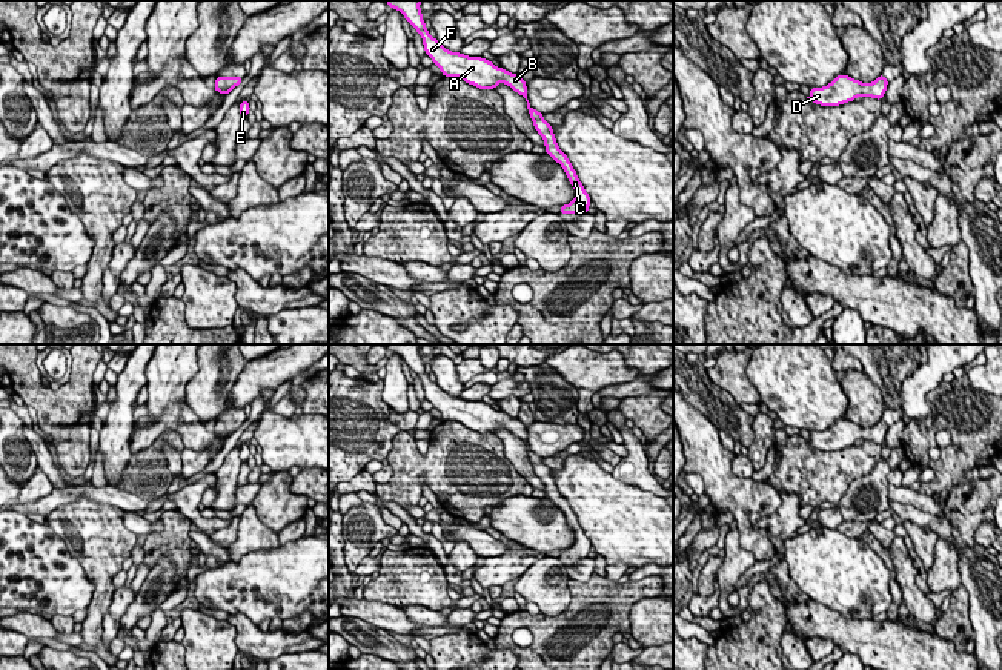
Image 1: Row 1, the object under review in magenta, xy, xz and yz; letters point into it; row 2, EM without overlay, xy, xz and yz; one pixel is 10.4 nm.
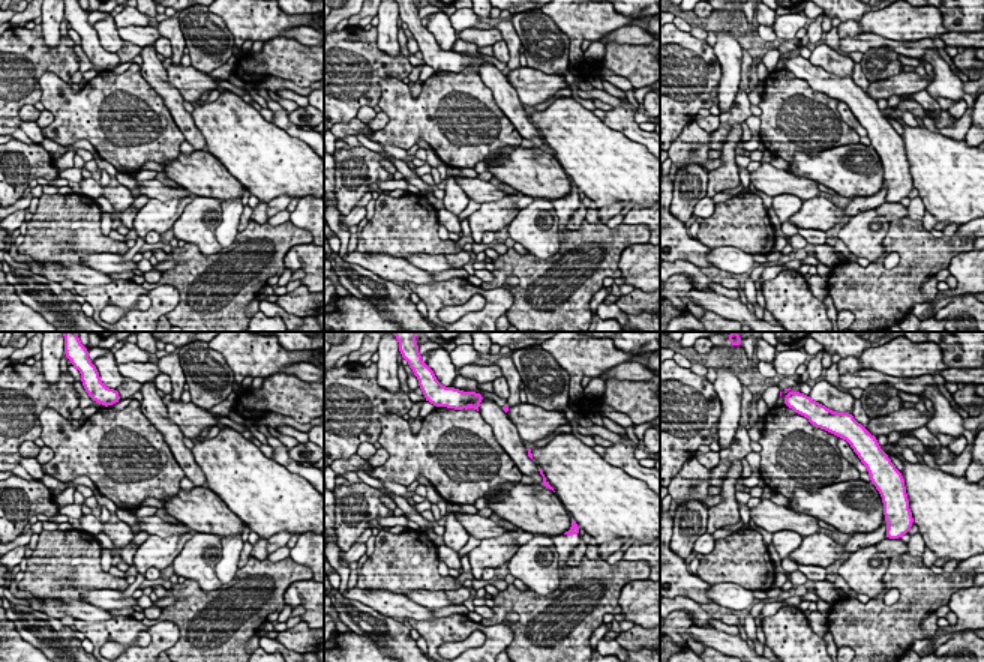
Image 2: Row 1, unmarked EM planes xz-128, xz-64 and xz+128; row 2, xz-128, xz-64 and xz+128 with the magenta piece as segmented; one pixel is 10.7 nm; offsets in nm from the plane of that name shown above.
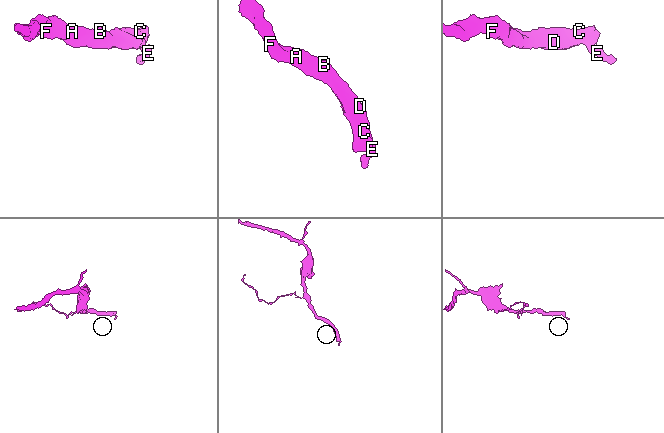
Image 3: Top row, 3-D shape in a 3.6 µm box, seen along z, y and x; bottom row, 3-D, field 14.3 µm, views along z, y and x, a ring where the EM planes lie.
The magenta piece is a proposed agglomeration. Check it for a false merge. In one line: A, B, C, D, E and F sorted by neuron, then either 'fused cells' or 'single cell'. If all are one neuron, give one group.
groups A B C D E F; single cell

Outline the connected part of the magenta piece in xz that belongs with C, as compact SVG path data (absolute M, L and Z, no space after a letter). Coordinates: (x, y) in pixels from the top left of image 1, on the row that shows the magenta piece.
M387 0L387 6L398 9L403 14L403 17L409 22L409 25L413 26L416 29L416 32L421 35L426 55L430 57L433 65L436 65L441 69L443 77L458 77L458 78L464 80L466 83L473 85L483 91L486 91L486 89L495 91L498 83L506 83L515 92L518 92L519 95L523 95L526 98L529 115L533 121L533 126L535 126L536 132L542 137L542 140L546 141L544 143L546 154L549 154L556 163L561 164L561 168L566 171L567 180L570 181L570 184L575 189L573 201L569 204L562 204L559 212L562 215L564 214L587 214L587 211L590 207L590 195L586 192L582 183L578 180L578 174L573 169L572 163L569 161L567 155L556 144L556 138L555 138L552 124L544 120L544 117L542 117L544 114L538 112L536 109L533 109L530 106L530 103L527 100L526 80L521 78L518 74L510 74L507 69L495 66L492 61L489 61L483 57L469 57L461 52L450 52L449 49L446 49L426 29L426 23L423 20L423 12L420 9L420 5L421 5L421 0Z

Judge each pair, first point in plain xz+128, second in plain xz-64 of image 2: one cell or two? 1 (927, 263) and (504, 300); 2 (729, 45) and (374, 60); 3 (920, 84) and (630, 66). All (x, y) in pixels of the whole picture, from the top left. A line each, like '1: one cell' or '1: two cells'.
1: two cells
2: two cells
3: two cells

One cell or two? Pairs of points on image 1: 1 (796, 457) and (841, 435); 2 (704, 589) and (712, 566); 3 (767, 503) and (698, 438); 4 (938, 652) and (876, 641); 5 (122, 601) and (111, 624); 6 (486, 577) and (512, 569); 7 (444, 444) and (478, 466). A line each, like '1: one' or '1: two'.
1: two
2: one
3: one
4: one
5: one
6: one
7: one

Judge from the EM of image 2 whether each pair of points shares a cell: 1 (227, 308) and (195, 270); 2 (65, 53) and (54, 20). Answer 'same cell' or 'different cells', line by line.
1: same cell
2: different cells

